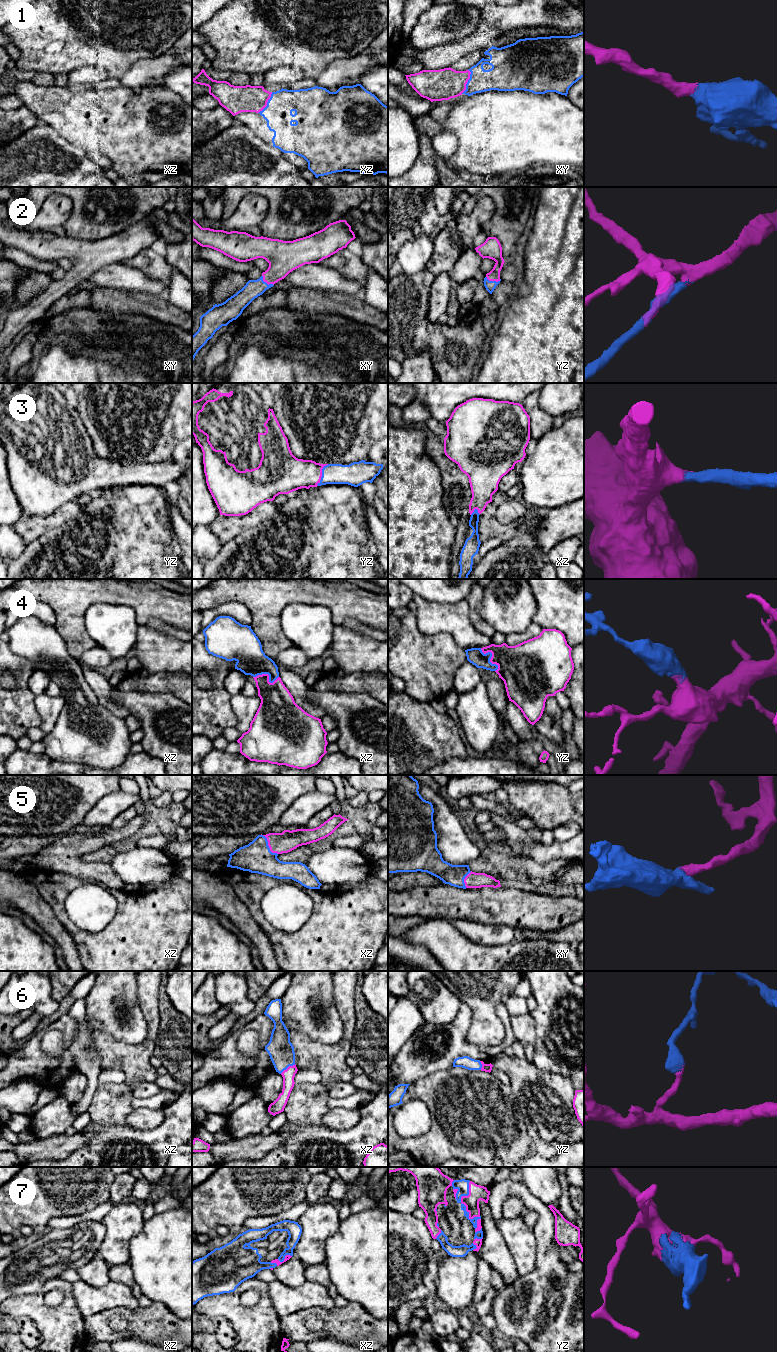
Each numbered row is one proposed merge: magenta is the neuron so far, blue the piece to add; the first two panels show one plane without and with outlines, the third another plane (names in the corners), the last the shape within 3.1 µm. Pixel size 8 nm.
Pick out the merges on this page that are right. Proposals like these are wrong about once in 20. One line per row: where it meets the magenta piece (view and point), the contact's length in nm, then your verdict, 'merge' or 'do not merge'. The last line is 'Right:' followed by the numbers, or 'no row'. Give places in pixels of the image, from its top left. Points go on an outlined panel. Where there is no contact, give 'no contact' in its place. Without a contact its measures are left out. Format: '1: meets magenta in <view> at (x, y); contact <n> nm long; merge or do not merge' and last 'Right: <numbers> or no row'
1: meets magenta in xy at (467, 81); contact 200 nm long; merge
2: meets magenta in yz at (493, 280); contact 120 nm long; merge
3: meets magenta in yz at (321, 474); contact 200 nm long; merge
4: meets magenta in yz at (491, 657); contact 220 nm long; merge
5: meets magenta in xz at (268, 845); contact 220 nm long; merge
6: meets magenta in xz at (288, 1067); contact 150 nm long; merge
7: meets magenta in yz at (466, 1207); contact 400 nm long; merge
Right: 1, 2, 3, 4, 5, 6, 7

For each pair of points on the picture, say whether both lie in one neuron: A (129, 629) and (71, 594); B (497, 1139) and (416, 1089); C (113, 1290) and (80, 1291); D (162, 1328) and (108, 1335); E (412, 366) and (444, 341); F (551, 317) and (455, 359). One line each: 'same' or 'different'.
A: different
B: same
C: same
D: same
E: different
F: different

